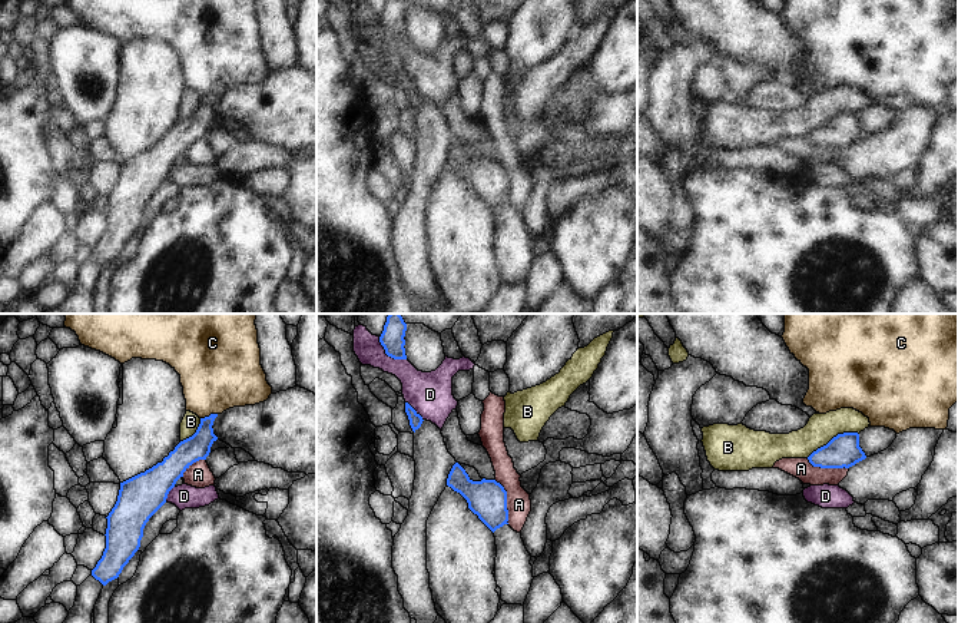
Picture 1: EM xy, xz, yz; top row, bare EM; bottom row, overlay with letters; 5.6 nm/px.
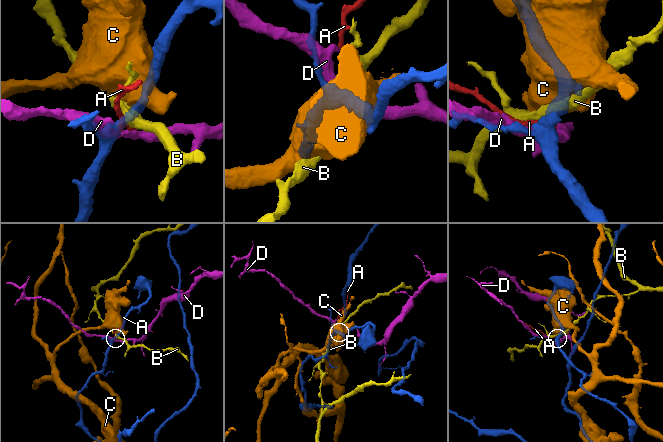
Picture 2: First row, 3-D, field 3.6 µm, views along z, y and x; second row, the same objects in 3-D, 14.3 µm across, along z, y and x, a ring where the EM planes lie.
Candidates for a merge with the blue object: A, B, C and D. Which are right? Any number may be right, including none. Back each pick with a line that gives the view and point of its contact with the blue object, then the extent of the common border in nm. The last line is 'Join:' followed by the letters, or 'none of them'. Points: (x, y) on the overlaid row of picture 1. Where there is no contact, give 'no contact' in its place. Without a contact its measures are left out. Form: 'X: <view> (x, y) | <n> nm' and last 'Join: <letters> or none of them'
Join: none of them

